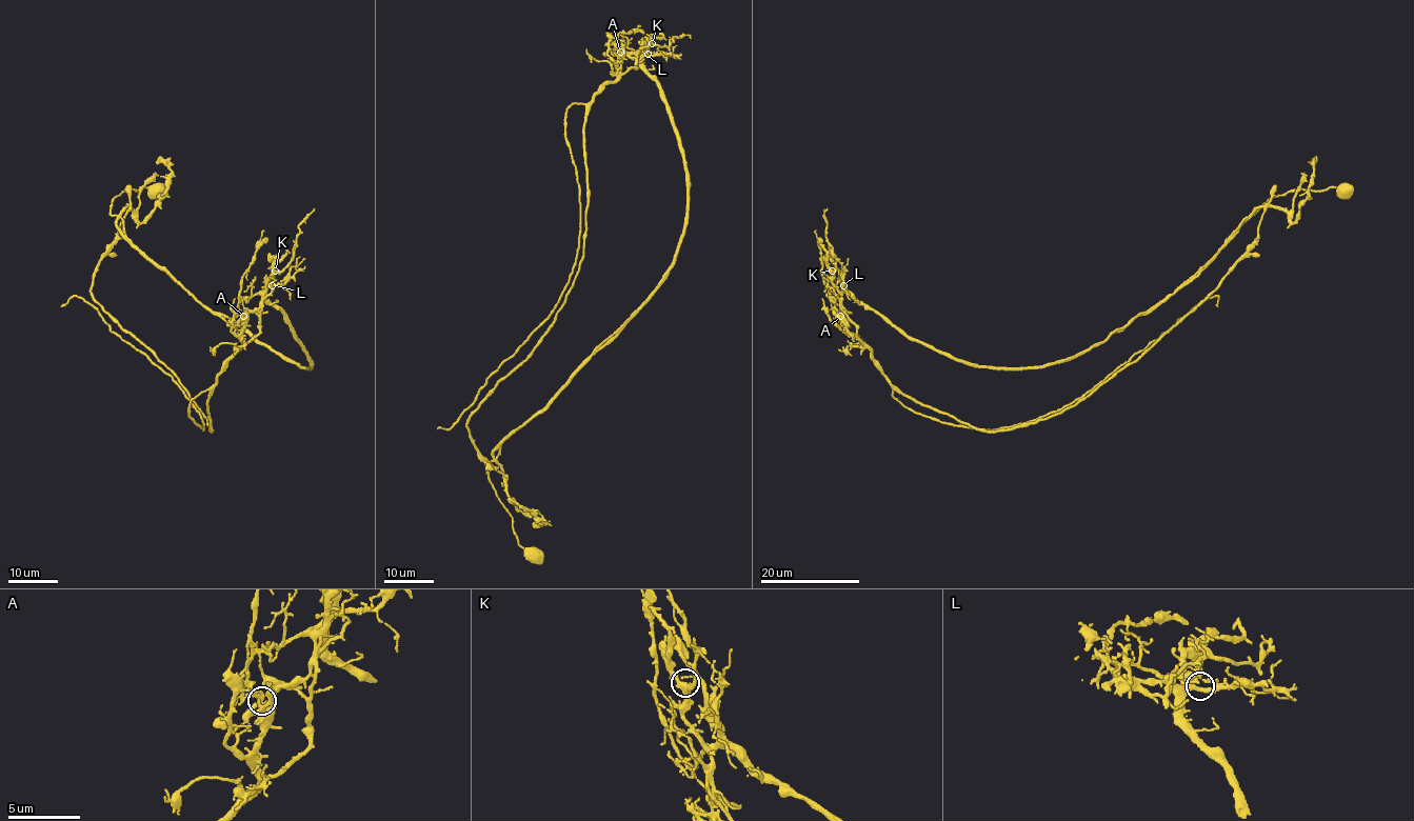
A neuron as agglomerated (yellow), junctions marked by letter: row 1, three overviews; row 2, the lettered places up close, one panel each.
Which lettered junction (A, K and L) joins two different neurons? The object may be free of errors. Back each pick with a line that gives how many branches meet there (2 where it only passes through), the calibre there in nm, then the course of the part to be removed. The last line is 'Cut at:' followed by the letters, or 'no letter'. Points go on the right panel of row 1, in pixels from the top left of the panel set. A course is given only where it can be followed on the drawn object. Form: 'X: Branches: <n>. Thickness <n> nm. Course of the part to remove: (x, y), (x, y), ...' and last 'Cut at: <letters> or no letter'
A: Branches: 5. Thickness 340 nm. Course of the part to remove: (841, 316), (885, 378), (918, 401), (988, 432), (1034, 424), (1075, 405), (1203, 301), (1258, 236), (1275, 184)
Cut at: A

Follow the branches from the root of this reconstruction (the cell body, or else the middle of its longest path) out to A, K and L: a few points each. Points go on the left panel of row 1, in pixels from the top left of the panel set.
A: (155, 192), (117, 196), (118, 229), (196, 300), (310, 366), (263, 293), (243, 316)
K: (155, 192), (117, 196), (118, 229), (196, 300), (309, 368), (289, 320), (263, 293), (275, 271)
L: (155, 192), (117, 196), (118, 229), (196, 300), (309, 368), (289, 320), (265, 297), (272, 285)

